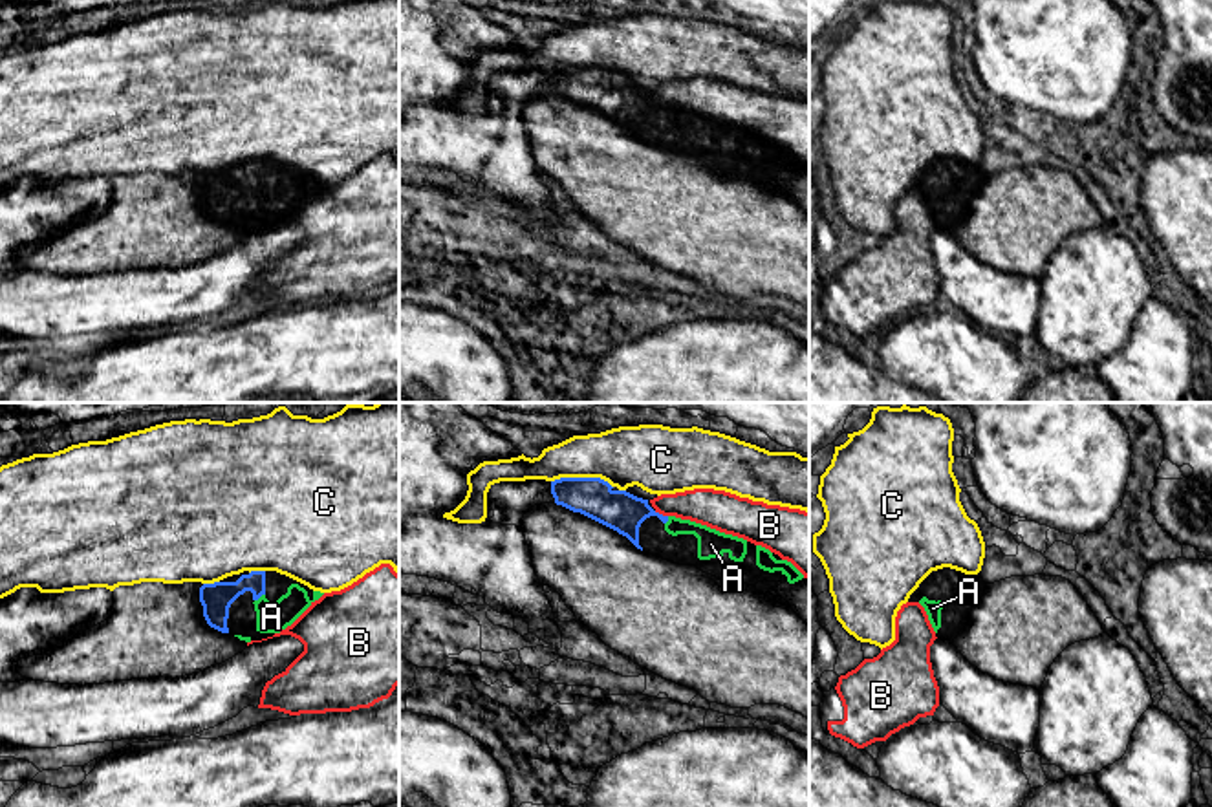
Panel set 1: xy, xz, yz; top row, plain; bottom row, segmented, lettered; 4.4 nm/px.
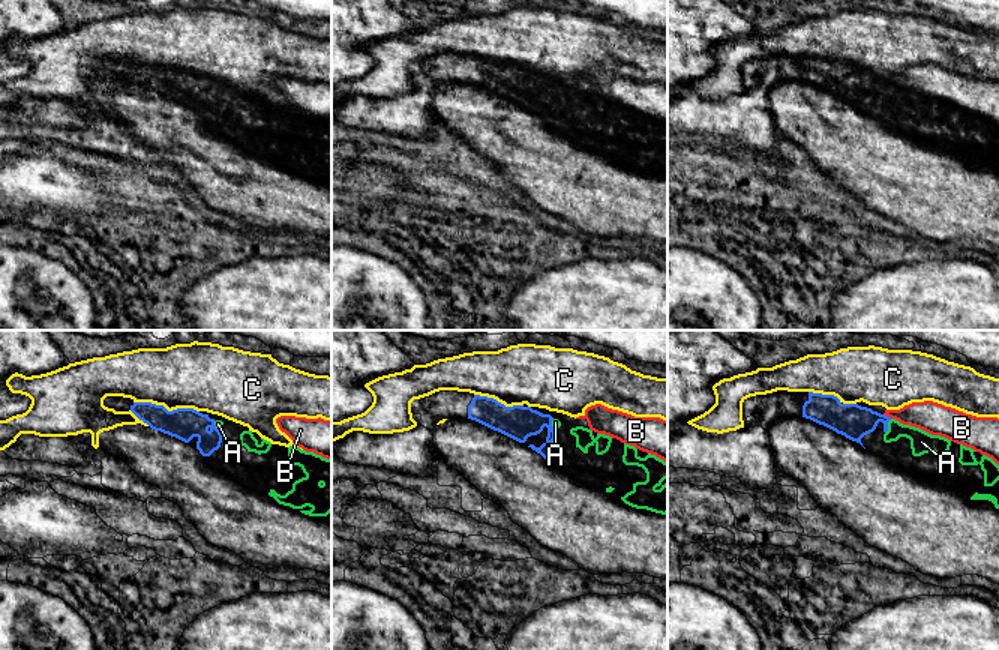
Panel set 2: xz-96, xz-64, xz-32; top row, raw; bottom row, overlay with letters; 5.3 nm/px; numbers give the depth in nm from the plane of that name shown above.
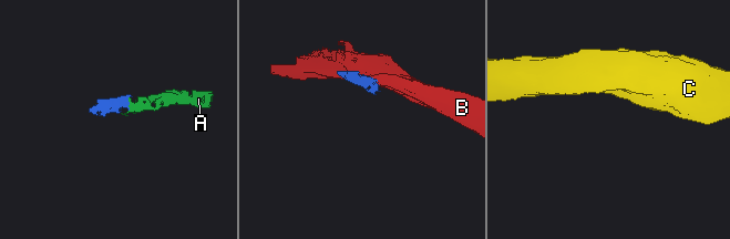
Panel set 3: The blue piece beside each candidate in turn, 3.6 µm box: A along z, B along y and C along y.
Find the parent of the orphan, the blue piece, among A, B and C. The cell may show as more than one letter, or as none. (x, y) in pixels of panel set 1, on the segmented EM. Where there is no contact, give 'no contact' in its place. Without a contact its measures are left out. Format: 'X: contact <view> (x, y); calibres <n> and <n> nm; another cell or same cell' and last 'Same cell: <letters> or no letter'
A: contact xy (259, 597); calibres 140 and 140 nm; same cell
B: contact xz (661, 515); calibres 180 and 170 nm; another cell
C: contact xz (583, 478); calibres 180 and 260 nm; another cell
Same cell: A

